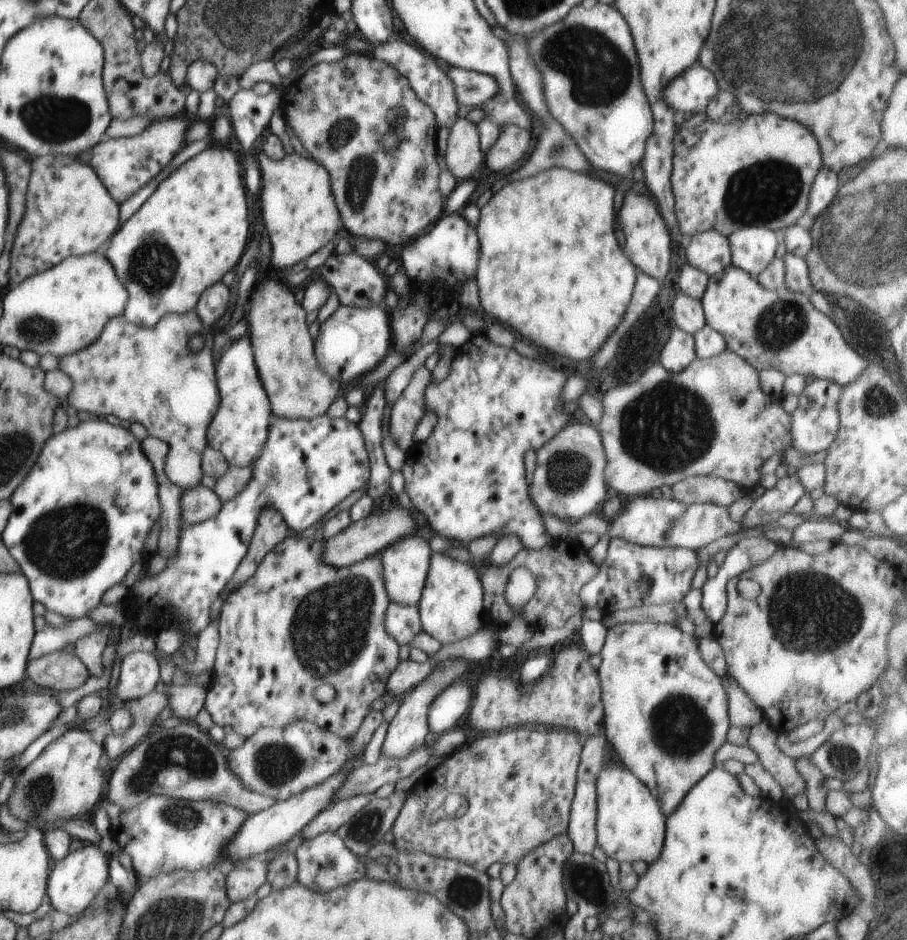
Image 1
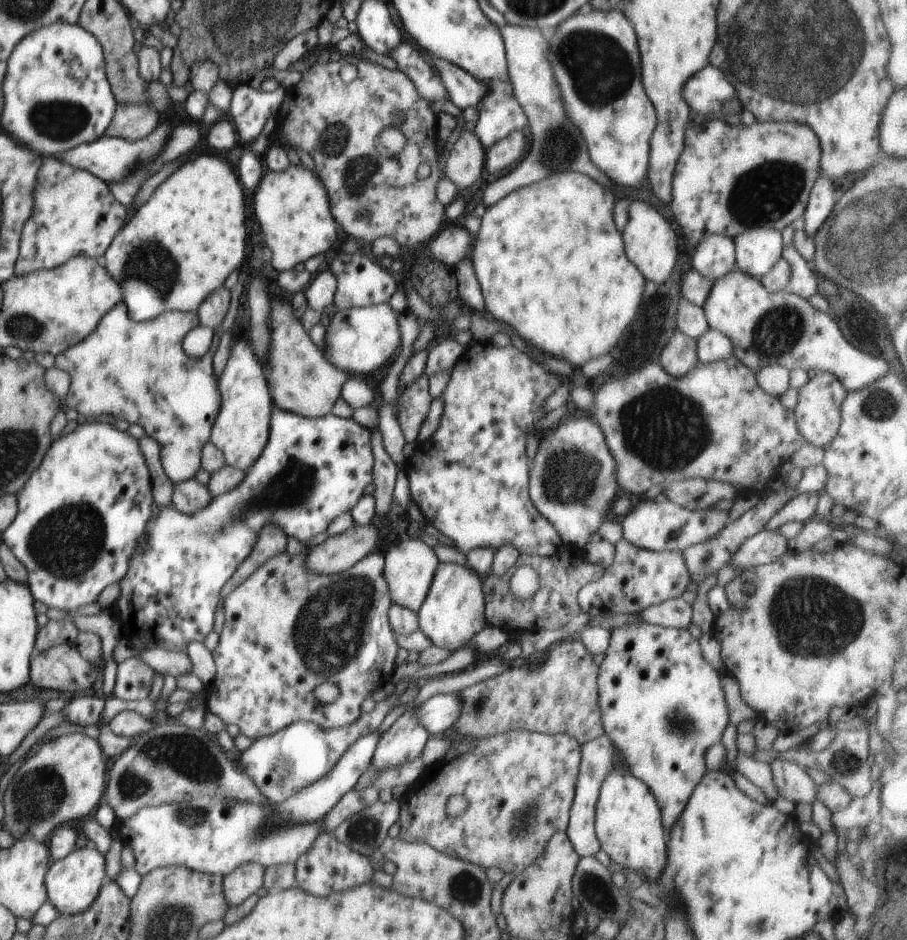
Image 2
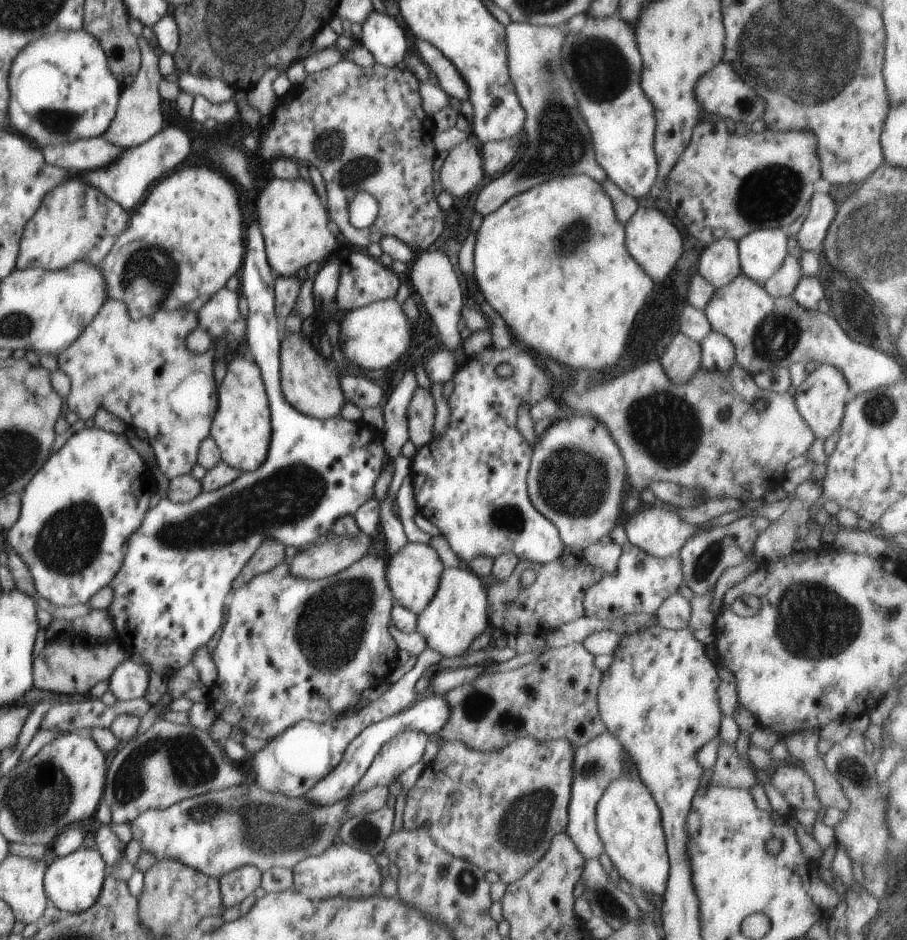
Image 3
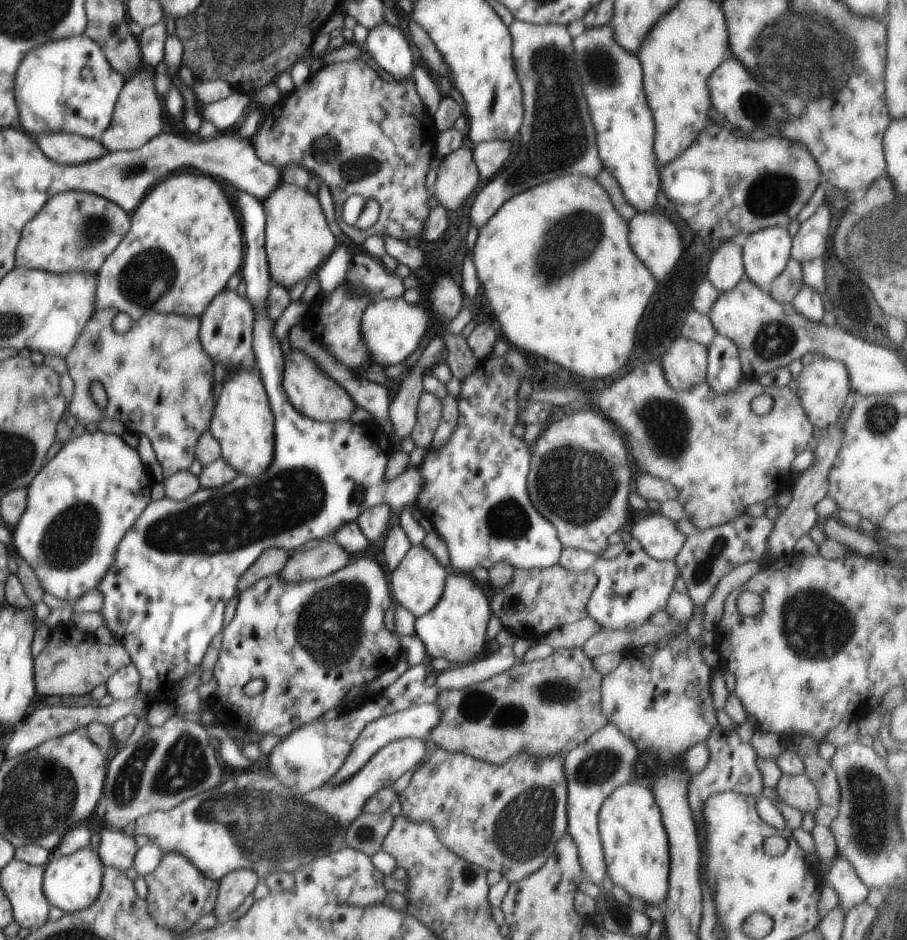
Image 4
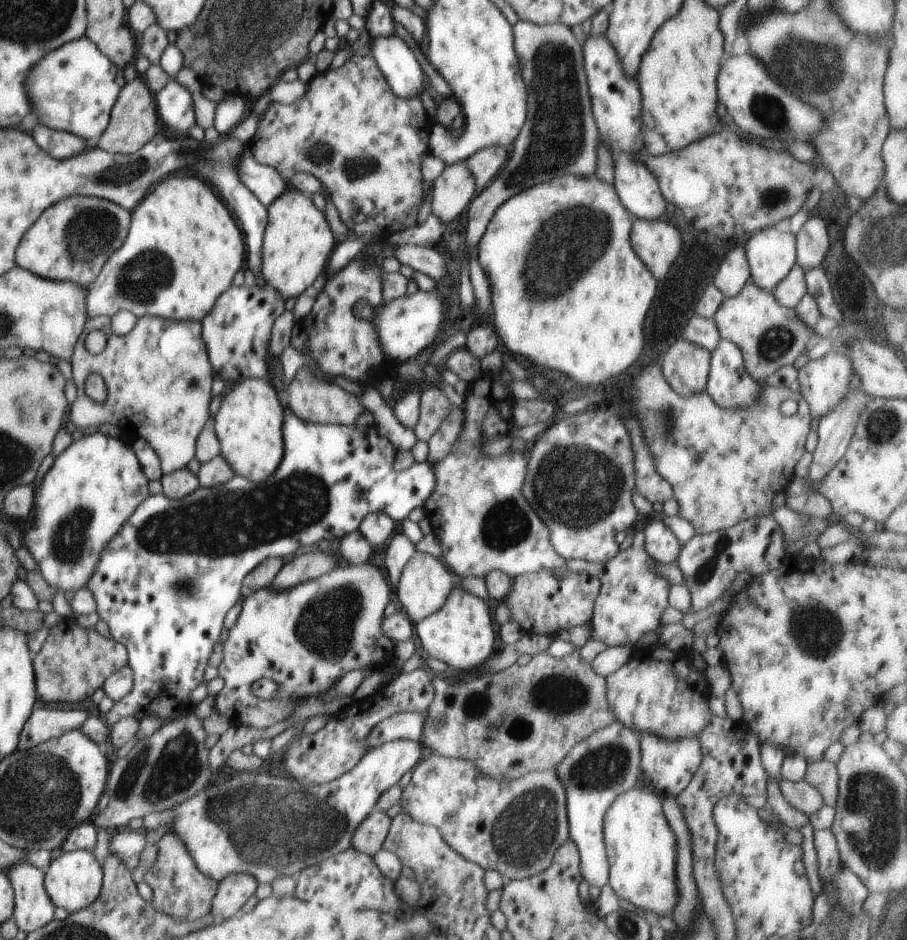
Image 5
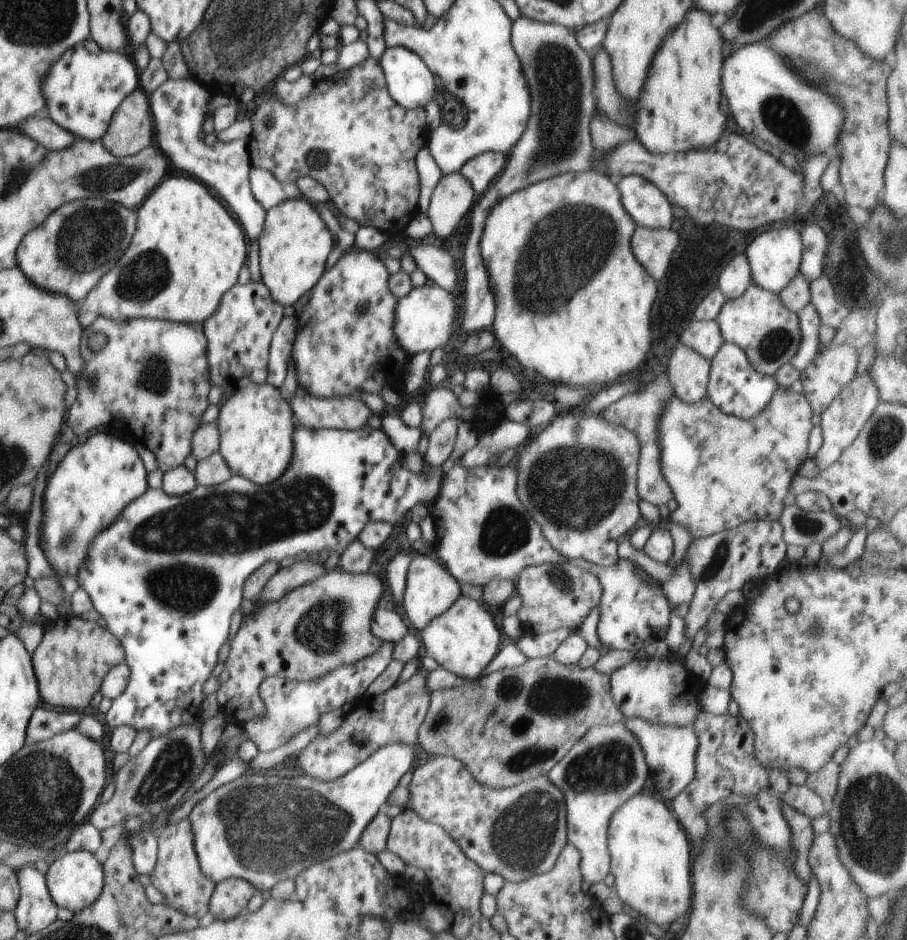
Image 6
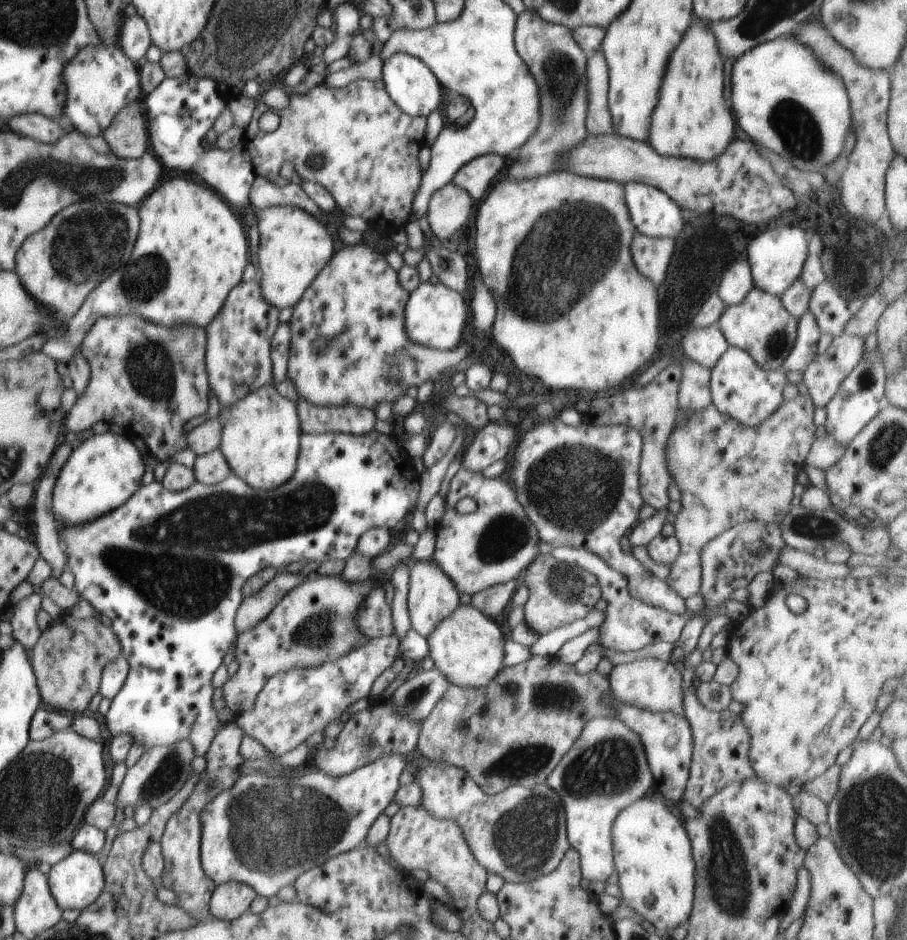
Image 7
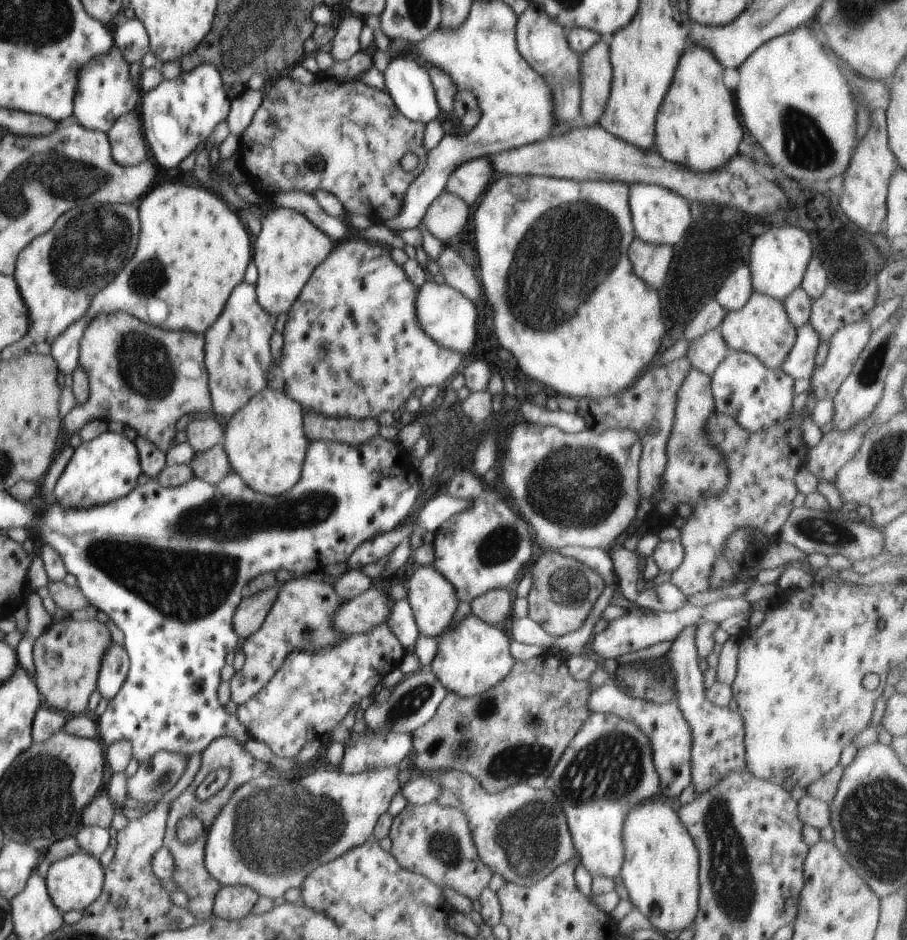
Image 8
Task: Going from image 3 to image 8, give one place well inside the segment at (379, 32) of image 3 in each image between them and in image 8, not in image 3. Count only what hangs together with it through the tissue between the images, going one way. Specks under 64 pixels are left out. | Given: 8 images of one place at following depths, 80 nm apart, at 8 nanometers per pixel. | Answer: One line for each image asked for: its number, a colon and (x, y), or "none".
4: (386, 43)
5: (405, 76)
6: (409, 81)
7: (413, 88)
8: (410, 86)

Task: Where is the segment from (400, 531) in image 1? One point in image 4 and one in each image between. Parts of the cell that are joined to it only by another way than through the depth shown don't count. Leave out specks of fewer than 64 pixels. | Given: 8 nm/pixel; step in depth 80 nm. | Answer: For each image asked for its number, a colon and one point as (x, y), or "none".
2: (337, 553)
3: (339, 552)
4: (321, 559)

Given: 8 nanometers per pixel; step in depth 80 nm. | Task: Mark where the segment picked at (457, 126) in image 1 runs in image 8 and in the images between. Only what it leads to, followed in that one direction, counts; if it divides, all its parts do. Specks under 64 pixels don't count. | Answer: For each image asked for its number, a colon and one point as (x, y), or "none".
2: (463, 165)
3: (462, 171)
4: (458, 176)
5: (453, 189)
6: (453, 198)
7: (448, 211)
8: (446, 217)

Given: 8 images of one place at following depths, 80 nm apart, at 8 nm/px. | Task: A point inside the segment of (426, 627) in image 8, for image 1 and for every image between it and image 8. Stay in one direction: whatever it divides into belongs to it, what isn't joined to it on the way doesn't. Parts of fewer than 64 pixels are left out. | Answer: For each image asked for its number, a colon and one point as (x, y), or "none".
1: (405, 564)
2: (409, 568)
3: (413, 573)
4: (418, 581)
5: (425, 582)
6: (430, 590)
7: (431, 597)

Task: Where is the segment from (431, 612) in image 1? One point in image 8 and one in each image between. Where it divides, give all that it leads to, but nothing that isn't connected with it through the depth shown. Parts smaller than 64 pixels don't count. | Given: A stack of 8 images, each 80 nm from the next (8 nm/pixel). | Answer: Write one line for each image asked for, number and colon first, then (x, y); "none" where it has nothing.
2: (453, 612)
3: (457, 614)
4: (454, 629)
5: (461, 634)
6: (464, 640)
7: (468, 648)
8: (475, 656)

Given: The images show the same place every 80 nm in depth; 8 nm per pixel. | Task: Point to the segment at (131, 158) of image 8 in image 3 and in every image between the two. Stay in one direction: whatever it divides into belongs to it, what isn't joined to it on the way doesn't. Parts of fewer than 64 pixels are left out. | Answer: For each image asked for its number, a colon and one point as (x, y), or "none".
3: (138, 117)
4: (137, 118)
5: (134, 119)
6: (131, 128)
7: (128, 138)

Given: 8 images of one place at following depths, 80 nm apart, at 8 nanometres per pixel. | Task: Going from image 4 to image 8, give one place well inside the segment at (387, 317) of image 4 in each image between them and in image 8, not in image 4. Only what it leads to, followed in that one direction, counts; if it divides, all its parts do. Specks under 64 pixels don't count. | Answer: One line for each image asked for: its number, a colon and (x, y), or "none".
5: (407, 325)
6: (424, 319)
7: (436, 316)
8: (448, 318)

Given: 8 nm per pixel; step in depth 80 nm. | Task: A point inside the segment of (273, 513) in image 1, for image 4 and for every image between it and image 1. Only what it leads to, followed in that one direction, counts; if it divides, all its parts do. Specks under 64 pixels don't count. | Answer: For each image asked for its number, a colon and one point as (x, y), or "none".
2: (271, 540)
3: (270, 553)
4: (271, 560)

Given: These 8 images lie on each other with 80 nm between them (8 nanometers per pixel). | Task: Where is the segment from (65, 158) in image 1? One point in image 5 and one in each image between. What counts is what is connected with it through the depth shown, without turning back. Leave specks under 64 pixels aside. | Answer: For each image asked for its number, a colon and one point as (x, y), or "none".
2: (74, 213)
3: (75, 221)
4: (75, 231)
5: (71, 241)

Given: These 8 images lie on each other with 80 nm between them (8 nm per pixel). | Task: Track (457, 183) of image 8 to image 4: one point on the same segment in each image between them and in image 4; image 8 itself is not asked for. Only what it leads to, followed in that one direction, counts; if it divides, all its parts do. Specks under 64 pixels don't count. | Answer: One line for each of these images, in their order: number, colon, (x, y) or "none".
4: (489, 157)
5: (485, 164)
6: (480, 171)
7: (475, 177)

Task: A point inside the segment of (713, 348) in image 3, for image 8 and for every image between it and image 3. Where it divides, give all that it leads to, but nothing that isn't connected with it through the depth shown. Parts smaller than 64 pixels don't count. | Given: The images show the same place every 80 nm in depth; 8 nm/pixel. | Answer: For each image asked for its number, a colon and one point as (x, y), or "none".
4: (724, 371)
5: (729, 384)
6: (735, 387)
7: (740, 389)
8: (756, 397)

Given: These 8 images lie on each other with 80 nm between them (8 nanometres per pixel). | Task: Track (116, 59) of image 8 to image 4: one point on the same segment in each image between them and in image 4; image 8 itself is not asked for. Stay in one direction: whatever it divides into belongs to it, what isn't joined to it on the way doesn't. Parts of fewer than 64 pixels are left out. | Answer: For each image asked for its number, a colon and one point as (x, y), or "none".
4: (67, 85)
5: (73, 88)
6: (81, 90)
7: (102, 80)

